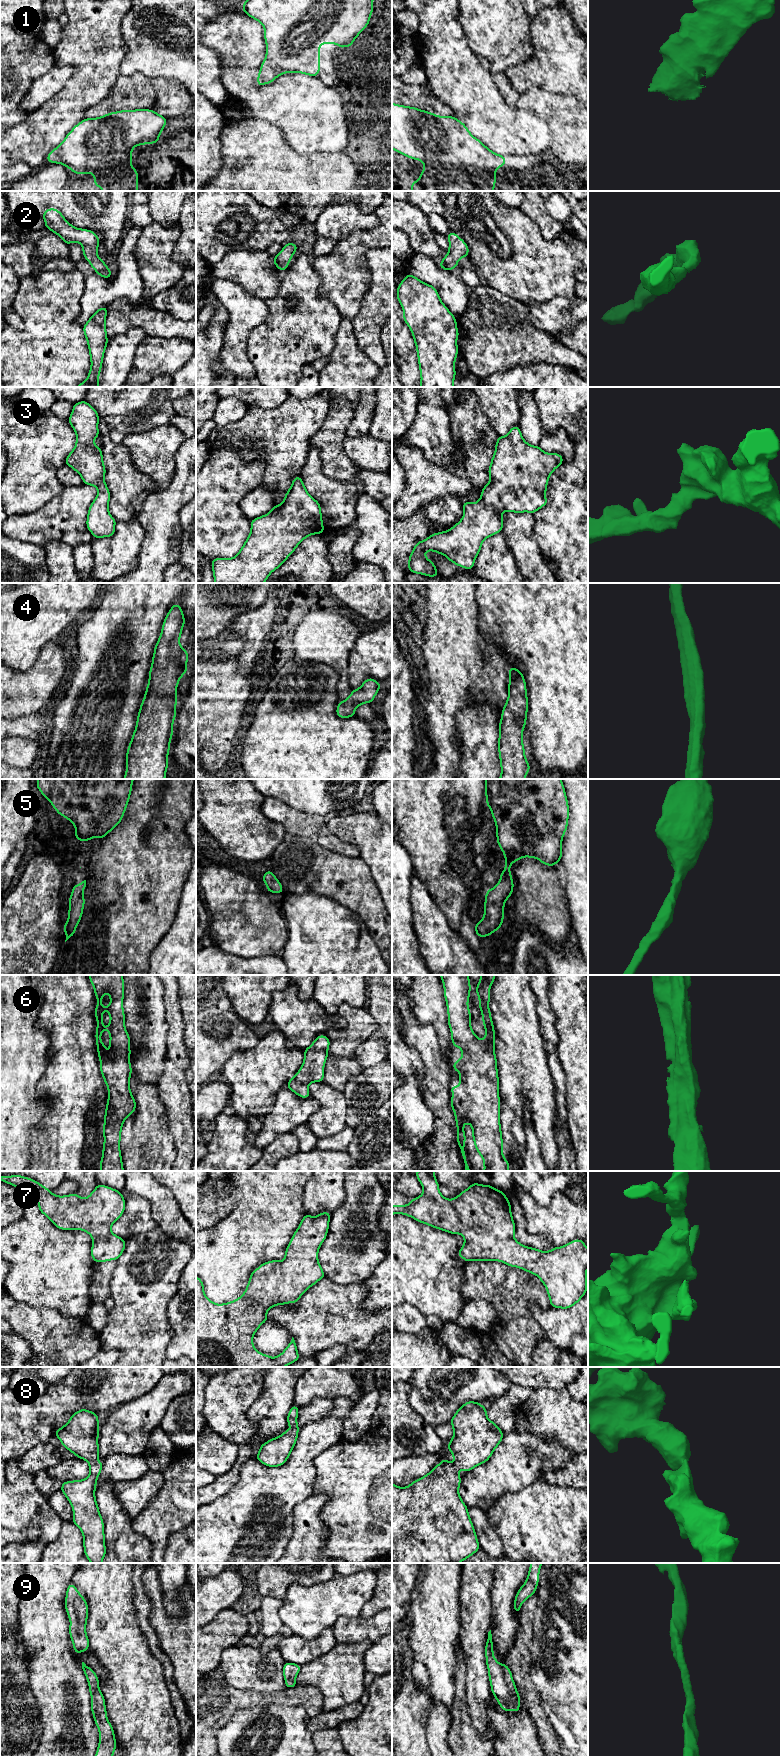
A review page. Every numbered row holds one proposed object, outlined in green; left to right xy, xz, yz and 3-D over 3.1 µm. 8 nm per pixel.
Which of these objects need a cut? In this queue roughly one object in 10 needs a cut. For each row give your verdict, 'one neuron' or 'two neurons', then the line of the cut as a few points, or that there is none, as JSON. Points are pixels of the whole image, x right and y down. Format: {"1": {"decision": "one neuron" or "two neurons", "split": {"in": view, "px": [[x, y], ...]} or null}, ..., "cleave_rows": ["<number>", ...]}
{"1": {"decision": "one neuron", "split": null}, "2": {"decision": "one neuron", "split": null}, "3": {"decision": "one neuron", "split": null}, "4": {"decision": "one neuron", "split": null}, "5": {"decision": "one neuron", "split": null}, "6": {"decision": "one neuron", "split": null}, "7": {"decision": "one neuron", "split": null}, "8": {"decision": "one neuron", "split": null}, "9": {"decision": "one neuron", "split": null}, "cleave_rows": []}

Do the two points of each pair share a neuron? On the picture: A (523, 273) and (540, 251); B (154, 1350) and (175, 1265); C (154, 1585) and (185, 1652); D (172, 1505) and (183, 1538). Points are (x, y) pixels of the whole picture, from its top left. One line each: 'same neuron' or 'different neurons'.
A: same neuron
B: same neuron
C: same neuron
D: different neurons

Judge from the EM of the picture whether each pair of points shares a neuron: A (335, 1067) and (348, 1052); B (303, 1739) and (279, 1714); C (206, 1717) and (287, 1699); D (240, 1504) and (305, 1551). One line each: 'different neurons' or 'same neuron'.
A: different neurons
B: same neuron
C: same neuron
D: different neurons

